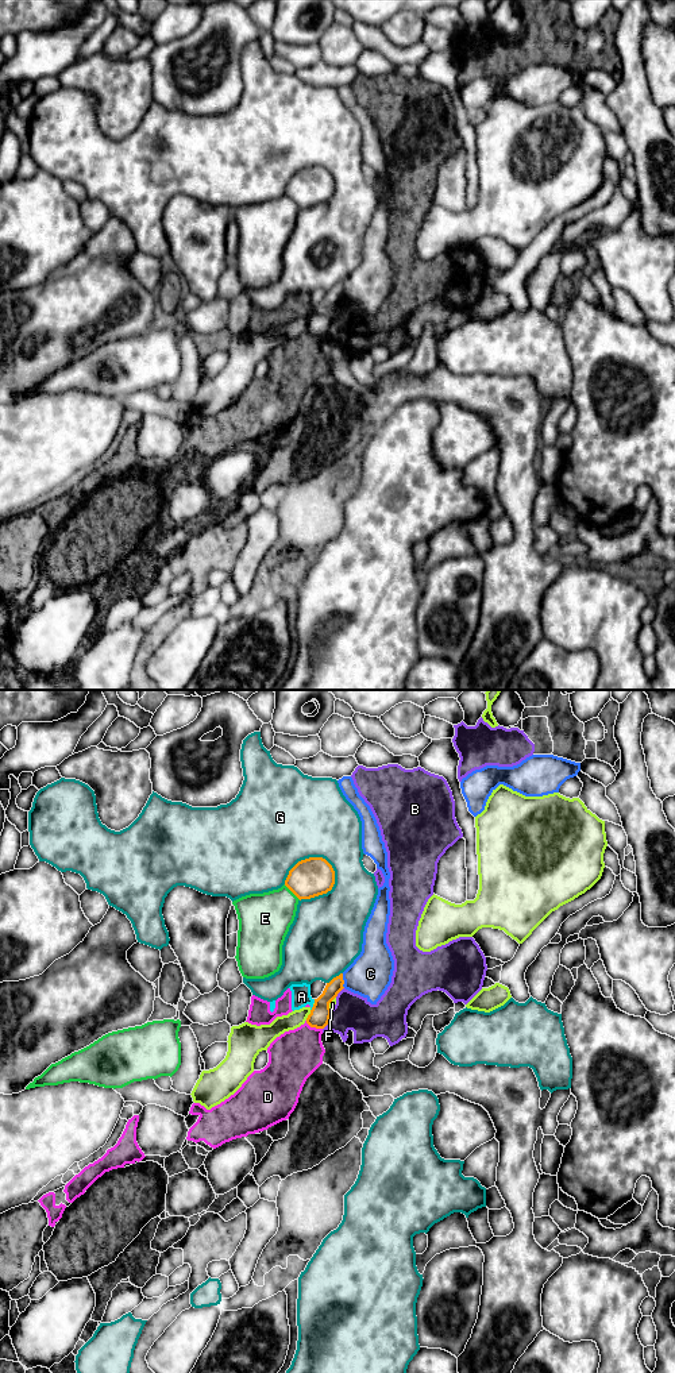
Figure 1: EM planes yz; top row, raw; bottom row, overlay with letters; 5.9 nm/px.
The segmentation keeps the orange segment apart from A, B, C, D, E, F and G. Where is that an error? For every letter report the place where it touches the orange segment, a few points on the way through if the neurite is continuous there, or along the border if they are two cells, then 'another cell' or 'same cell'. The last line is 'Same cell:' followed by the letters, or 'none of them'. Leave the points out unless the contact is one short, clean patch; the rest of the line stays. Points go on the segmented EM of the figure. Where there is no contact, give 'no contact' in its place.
A: yz (312, 1007) | along yz (313, 1005), (311, 1010) | another cell
B: yz (328, 1019) | another cell
C: yz (343, 980) | another cell
D: yz (313, 1026) | along yz (305, 1021), (311, 1026), (321, 1029) | another cell
E: yz (292, 891) | another cell
F: yz (308, 1015) | another cell
G: yz (307, 859) | another cell
Same cell: none of them

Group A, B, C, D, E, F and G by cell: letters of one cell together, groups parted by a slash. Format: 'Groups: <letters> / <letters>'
Groups: A B D / C / E / F / G

